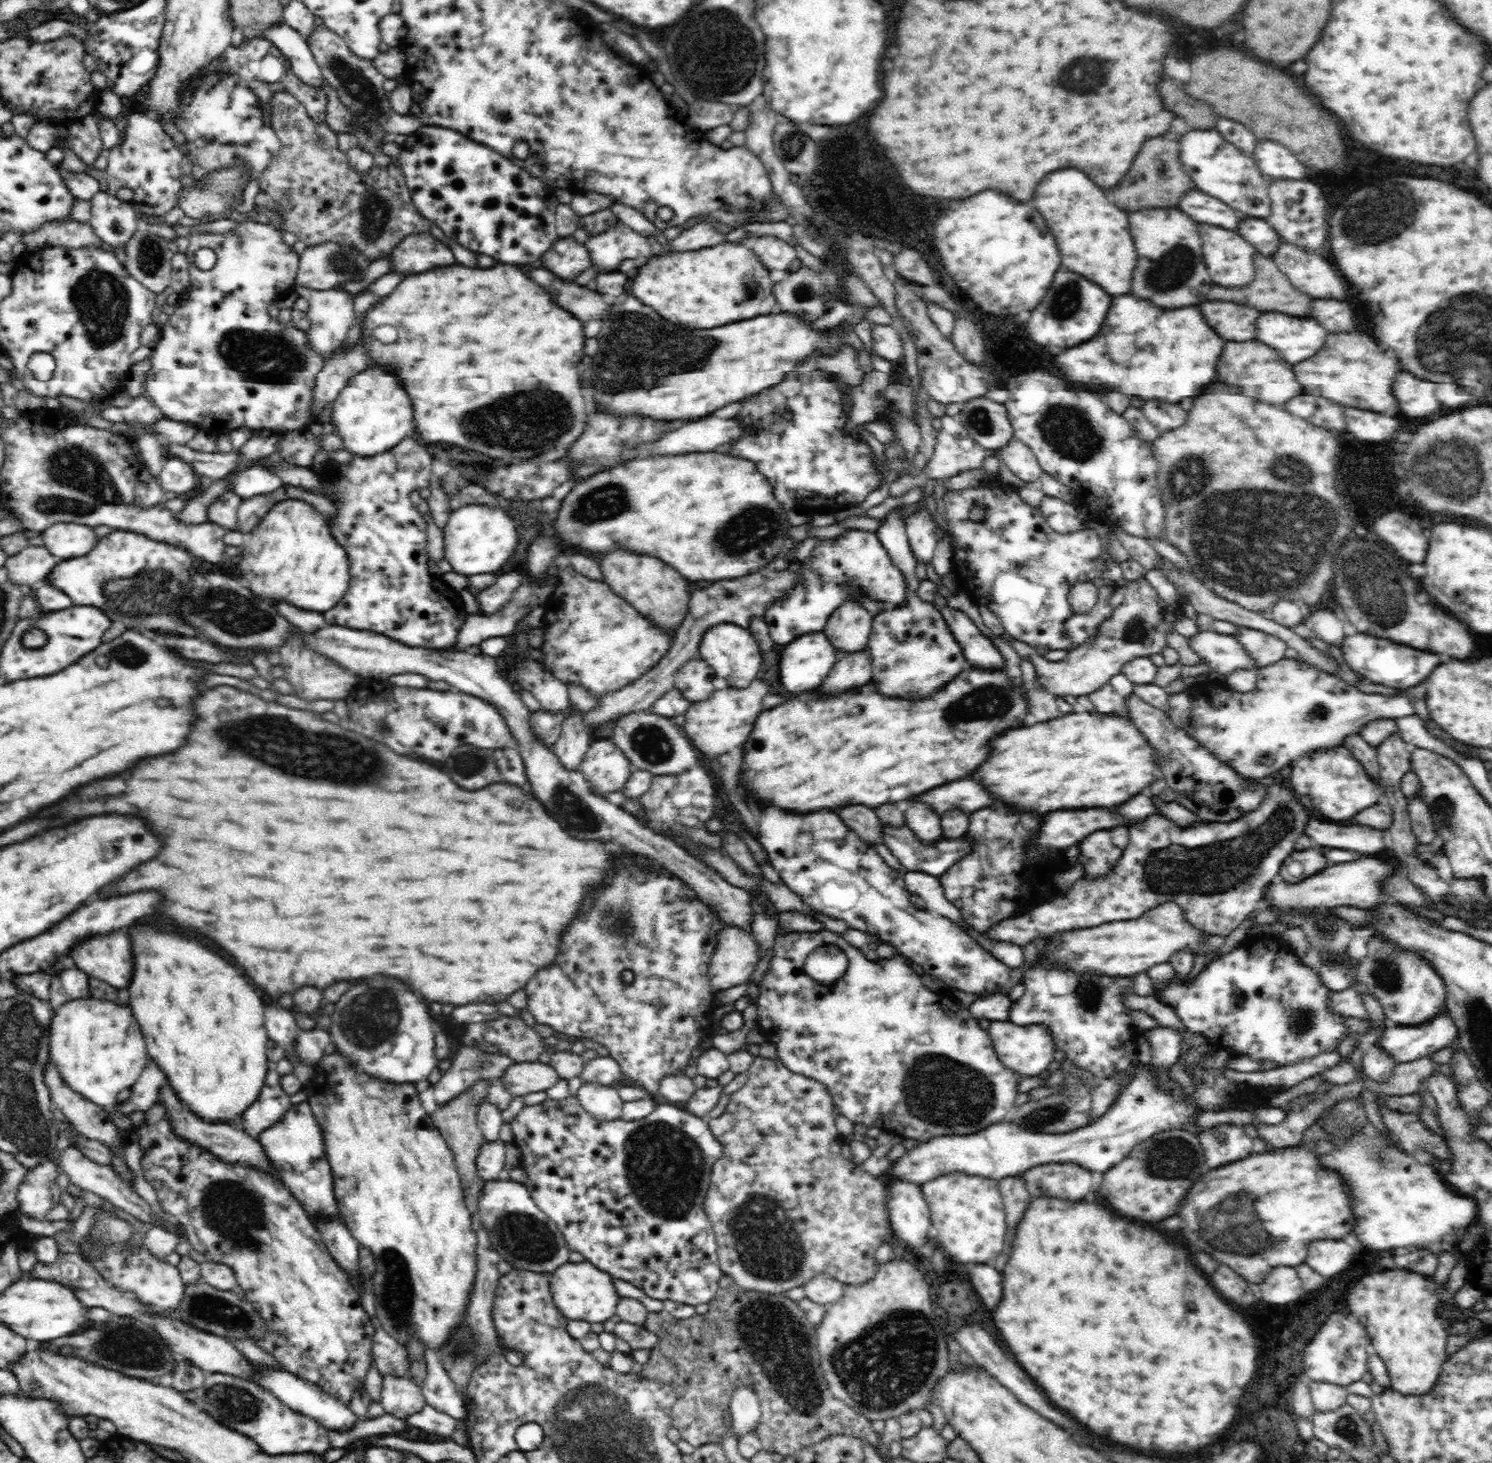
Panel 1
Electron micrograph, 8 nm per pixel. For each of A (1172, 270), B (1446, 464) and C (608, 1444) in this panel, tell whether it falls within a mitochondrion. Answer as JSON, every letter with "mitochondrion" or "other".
{"A":"mitochondrion","B":"mitochondrion","C":"mitochondrion"}

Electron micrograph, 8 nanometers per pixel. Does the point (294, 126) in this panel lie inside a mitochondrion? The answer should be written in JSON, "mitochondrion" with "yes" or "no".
{"mitochondrion":"no"}

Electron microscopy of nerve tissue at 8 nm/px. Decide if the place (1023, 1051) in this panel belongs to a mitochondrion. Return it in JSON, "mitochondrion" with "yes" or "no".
{"mitochondrion":"no"}

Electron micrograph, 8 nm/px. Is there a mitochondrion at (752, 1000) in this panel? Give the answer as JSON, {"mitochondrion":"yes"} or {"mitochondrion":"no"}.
{"mitochondrion":"no"}

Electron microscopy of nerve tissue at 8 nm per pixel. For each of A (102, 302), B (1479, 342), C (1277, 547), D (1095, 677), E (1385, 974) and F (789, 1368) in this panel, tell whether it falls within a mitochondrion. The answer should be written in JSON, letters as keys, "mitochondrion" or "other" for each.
{"A":"mitochondrion","B":"mitochondrion","C":"mitochondrion","D":"other","E":"mitochondrion","F":"mitochondrion"}

